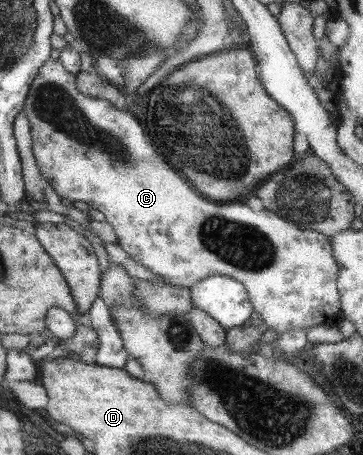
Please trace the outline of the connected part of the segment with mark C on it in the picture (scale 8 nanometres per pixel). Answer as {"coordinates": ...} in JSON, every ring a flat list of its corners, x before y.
{"coordinates":[[59,59,45,60,43,66,37,71,36,78,28,90,28,98,24,102,24,113,30,122,30,137,32,141,32,156,39,170,39,175,47,181,47,184,59,195,71,201,85,202,87,206,95,209,105,217,105,222,111,225,116,236,116,243,137,263,144,266,147,271,155,274,163,283,172,284,173,286,181,286,190,288,195,283,207,279,209,276,227,276,245,287,248,293,249,302,252,304,252,312,257,313,264,322,264,325,276,332,283,334,290,330,298,328,309,328,315,325,325,325,325,322,335,322,335,314,339,312,339,295,335,288,335,278,339,276,339,262,335,259,332,252,332,244,330,236,312,230,300,230,299,227,293,225,291,221,283,220,279,216,275,216,269,210,259,210,259,212,251,212,249,206,242,204,213,204,203,200,199,194,195,194,191,190,191,186,177,176,177,172,173,172,173,168,161,158,157,156,155,148,147,142,147,136,143,132,143,128,139,126,139,122,127,114,127,111,115,110,111,103,105,106,105,100,93,97,87,97,81,93,75,85,75,77,72,73,64,68]]}

